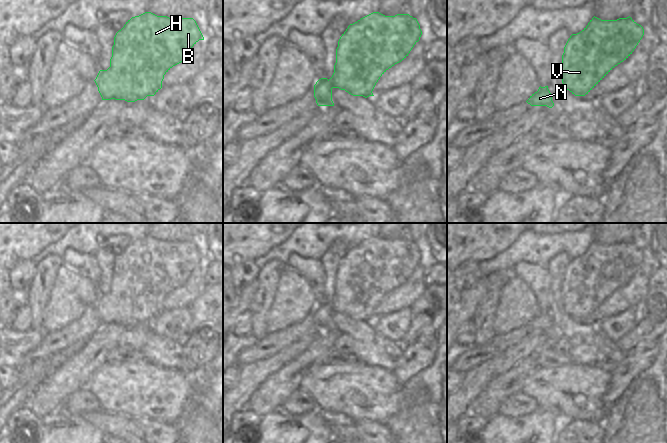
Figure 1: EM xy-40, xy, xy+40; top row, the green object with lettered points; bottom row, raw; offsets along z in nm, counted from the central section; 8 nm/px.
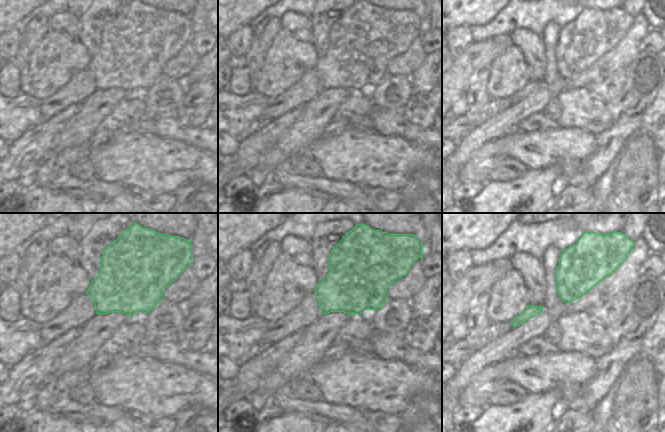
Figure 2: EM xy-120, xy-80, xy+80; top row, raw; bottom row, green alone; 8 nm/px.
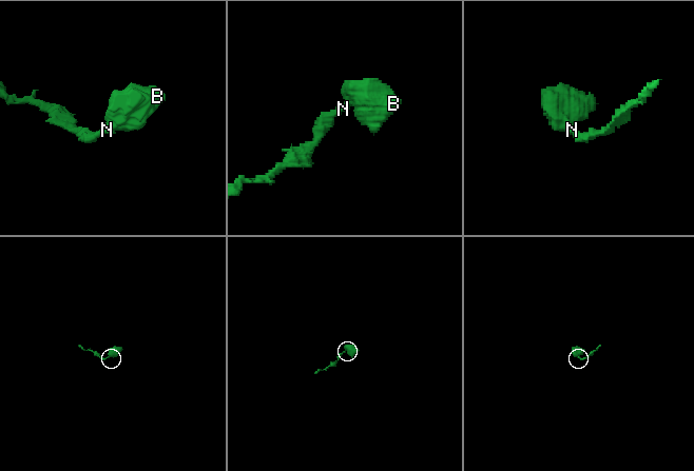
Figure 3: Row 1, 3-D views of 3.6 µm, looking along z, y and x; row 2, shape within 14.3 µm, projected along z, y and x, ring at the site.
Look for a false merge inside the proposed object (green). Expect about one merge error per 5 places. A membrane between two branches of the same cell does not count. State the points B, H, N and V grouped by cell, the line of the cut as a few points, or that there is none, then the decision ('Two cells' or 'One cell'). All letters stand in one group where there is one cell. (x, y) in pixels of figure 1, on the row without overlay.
Groups: B H N V. No split. One cell.

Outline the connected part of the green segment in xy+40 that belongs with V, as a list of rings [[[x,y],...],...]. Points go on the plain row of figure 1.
[[[630,240],[617,244],[593,241],[579,257],[568,263],[562,279],[562,307],[575,320],[588,318],[615,290],[626,284],[644,259],[644,253]]]

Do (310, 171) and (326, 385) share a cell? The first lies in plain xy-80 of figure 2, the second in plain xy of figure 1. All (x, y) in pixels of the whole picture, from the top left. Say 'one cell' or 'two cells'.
two cells

